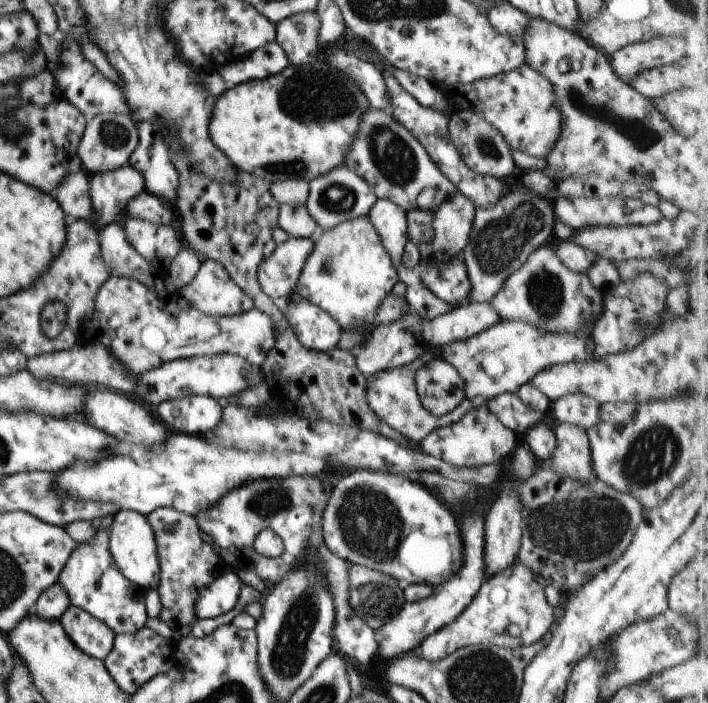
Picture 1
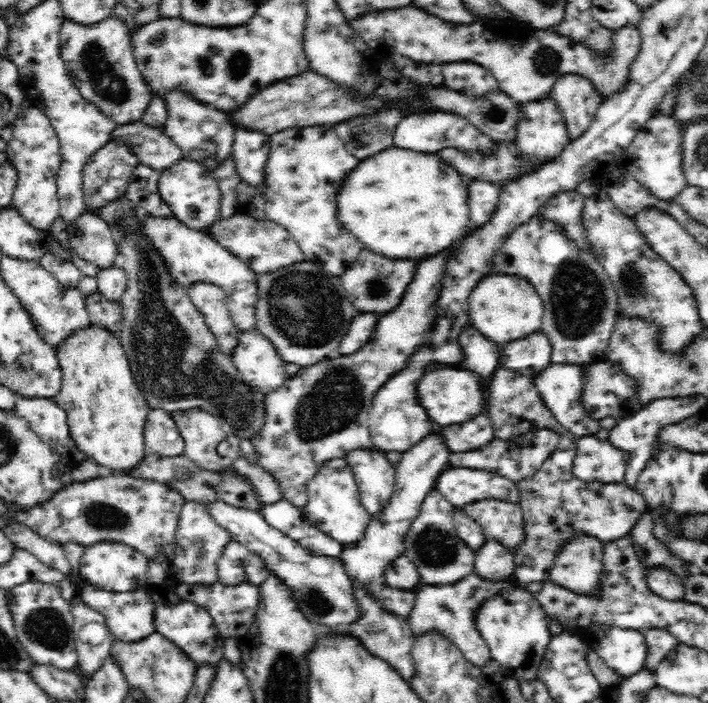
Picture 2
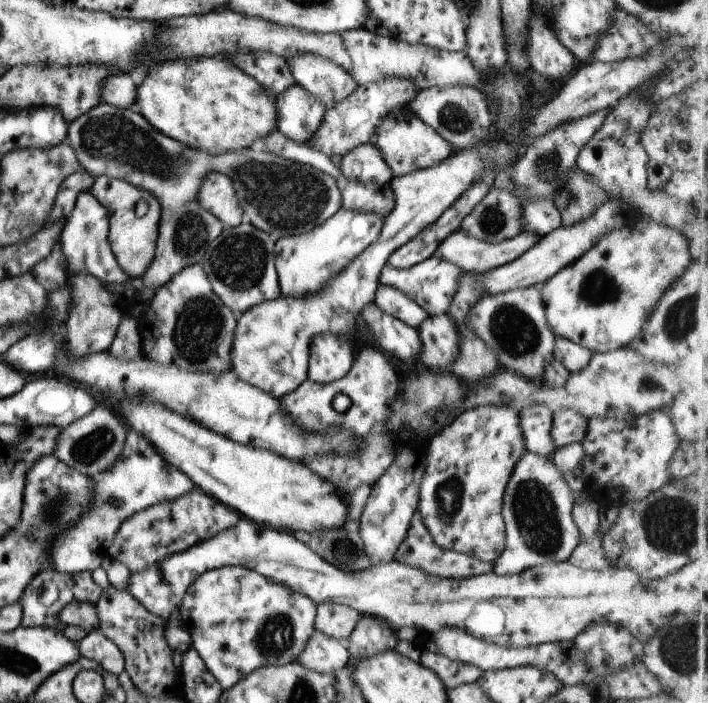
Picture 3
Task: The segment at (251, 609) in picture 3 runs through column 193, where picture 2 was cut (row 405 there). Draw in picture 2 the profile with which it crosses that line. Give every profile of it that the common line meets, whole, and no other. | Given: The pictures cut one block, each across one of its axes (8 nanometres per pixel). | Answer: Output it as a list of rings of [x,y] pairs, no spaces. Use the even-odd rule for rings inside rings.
[[[603,361],[600,363],[589,363],[582,365],[582,410],[592,420],[604,420],[604,418],[614,418],[620,421],[634,415],[640,410],[644,410],[651,406],[651,402],[639,402],[639,386],[638,379],[632,375],[628,375],[626,370],[612,362]]]

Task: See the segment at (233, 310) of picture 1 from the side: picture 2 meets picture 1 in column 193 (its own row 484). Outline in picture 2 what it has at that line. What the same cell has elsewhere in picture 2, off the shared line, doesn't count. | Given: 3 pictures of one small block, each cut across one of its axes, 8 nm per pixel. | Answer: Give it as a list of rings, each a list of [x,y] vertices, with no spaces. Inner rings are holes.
[[[450,248],[418,261],[400,304],[379,315],[374,334],[360,350],[349,356],[326,359],[312,366],[302,367],[298,375],[287,377],[280,388],[266,395],[264,424],[261,424],[259,431],[249,441],[258,456],[254,466],[276,481],[281,500],[287,500],[292,506],[304,511],[308,502],[307,486],[326,462],[336,458],[344,459],[344,455],[355,448],[374,447],[369,433],[369,416],[374,396],[392,375],[406,368],[404,364],[408,364],[408,356],[416,352],[416,347],[428,342],[426,337],[435,321],[435,300],[440,275],[443,273],[445,258],[452,253],[453,248]]]

